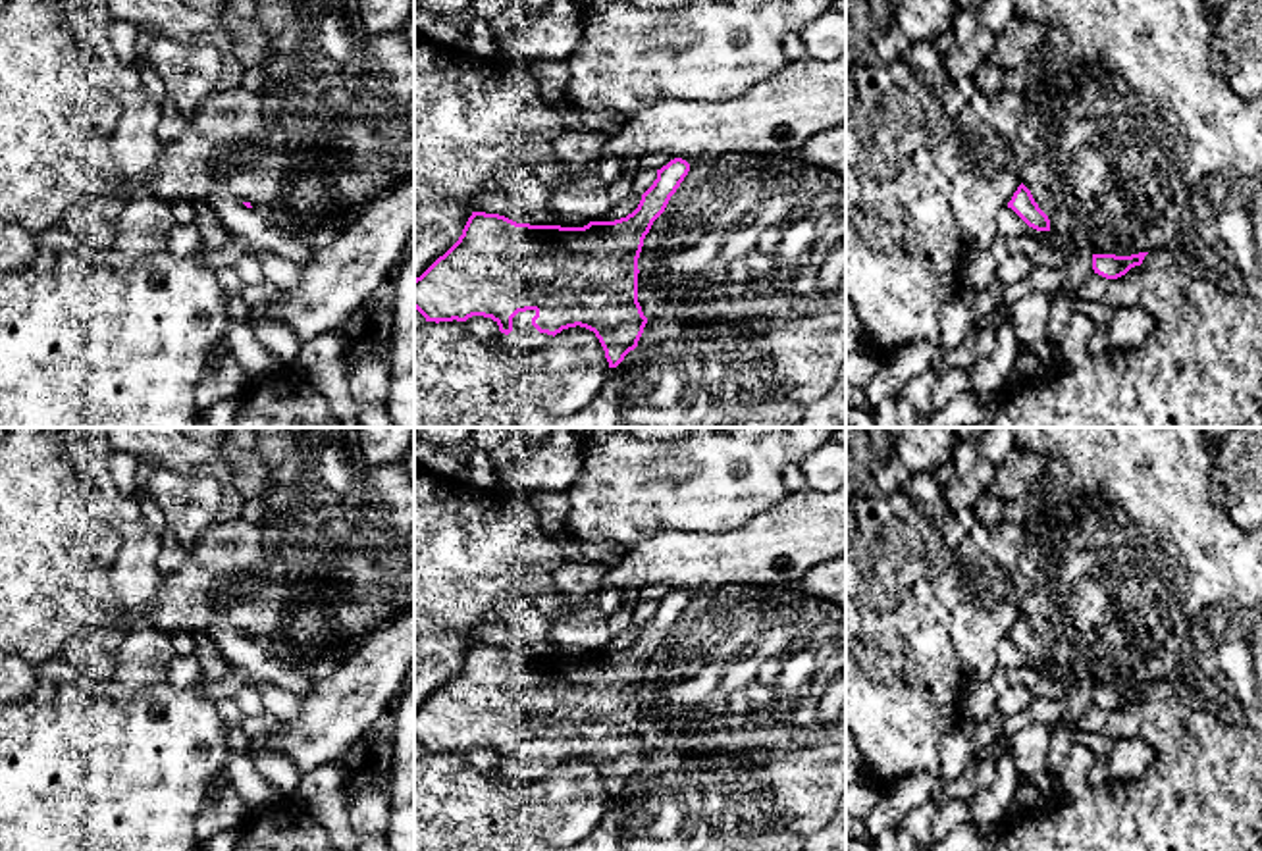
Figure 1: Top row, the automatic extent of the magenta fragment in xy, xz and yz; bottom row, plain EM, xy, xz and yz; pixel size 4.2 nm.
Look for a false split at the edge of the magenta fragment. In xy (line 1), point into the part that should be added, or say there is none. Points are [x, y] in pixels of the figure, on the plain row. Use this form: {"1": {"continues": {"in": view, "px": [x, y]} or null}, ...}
{"1": {"continues": null}}

